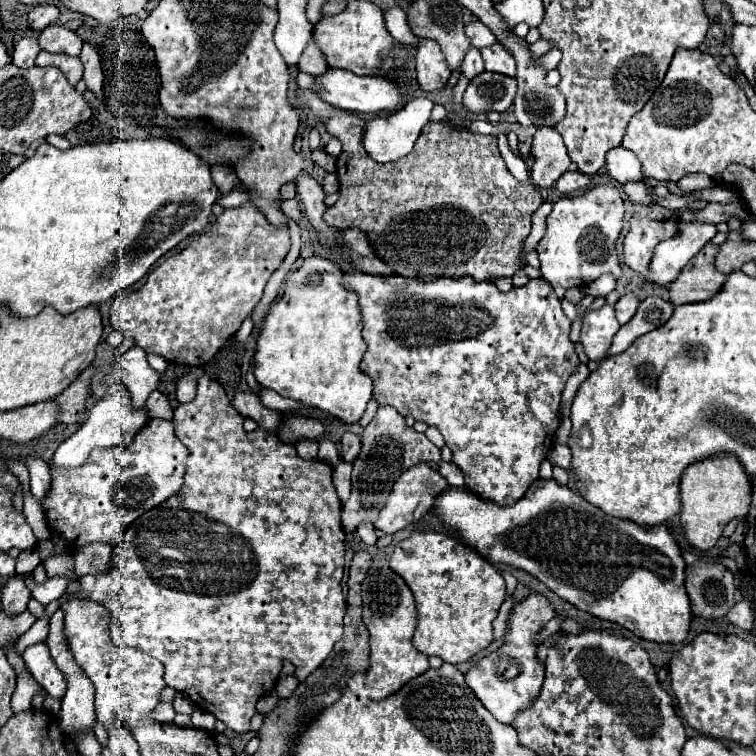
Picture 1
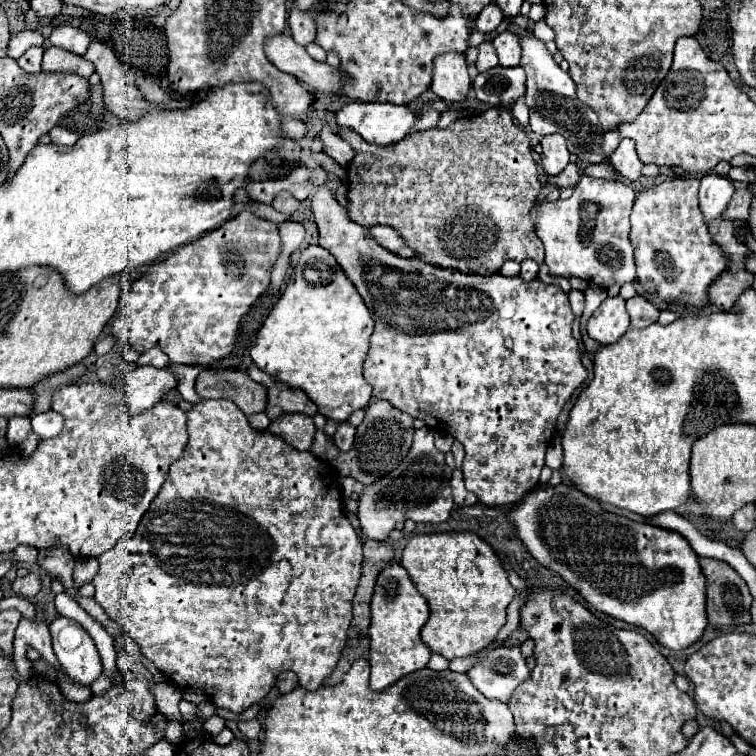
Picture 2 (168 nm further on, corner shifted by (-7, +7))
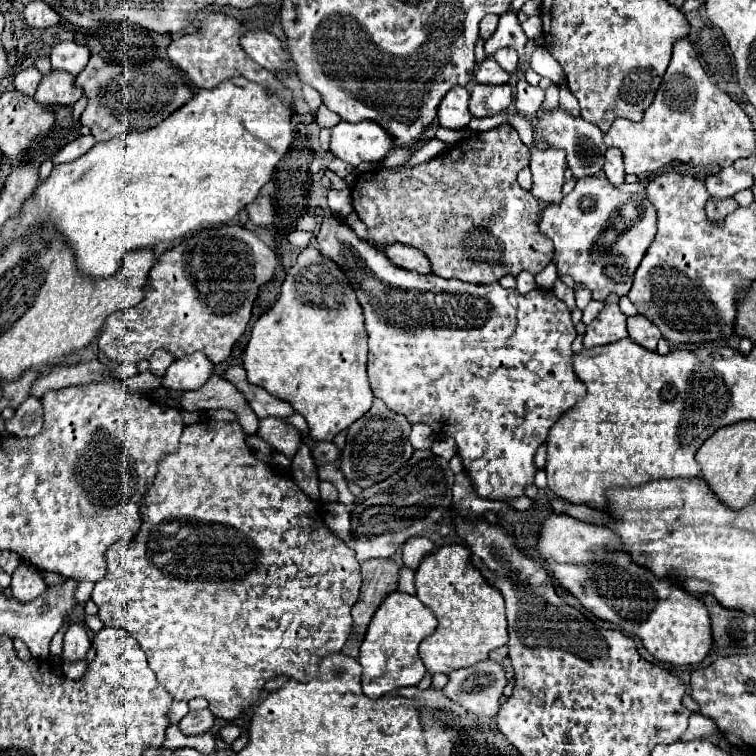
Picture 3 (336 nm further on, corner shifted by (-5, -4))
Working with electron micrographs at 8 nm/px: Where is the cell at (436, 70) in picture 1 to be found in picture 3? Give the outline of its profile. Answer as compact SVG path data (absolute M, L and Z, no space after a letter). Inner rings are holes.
M463 85L453 87L437 107L437 119L441 127L447 129L463 129L471 121L471 113L467 109L469 93Z

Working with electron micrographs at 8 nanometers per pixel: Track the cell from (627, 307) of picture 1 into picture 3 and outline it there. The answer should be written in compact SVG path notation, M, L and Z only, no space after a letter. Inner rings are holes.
M631 315L627 319L627 329L629 329L629 337L635 343L639 343L639 345L643 345L645 349L651 349L651 351L657 349L657 341L661 337L661 331L657 329L657 325L653 321L649 321L643 315Z

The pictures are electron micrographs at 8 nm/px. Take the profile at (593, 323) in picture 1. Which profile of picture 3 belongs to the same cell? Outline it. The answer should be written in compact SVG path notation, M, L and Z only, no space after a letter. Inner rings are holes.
M605 305L603 311L595 317L595 321L587 327L583 345L591 349L597 345L609 345L613 341L625 339L627 337L625 321L627 315L619 309L619 305Z

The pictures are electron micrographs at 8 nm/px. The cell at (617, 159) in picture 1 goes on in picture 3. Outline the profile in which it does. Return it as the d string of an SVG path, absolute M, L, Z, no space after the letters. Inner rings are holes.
M609 147L605 153L605 167L603 167L607 179L619 187L625 183L625 165L623 165L623 155L615 147Z

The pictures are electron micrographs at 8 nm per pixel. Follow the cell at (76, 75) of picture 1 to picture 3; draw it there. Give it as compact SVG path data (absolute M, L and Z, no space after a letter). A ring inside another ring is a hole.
M53 69L51 73L43 75L43 81L39 83L39 89L35 97L43 105L73 105L83 95L83 89L75 85L75 75L69 75L67 71Z

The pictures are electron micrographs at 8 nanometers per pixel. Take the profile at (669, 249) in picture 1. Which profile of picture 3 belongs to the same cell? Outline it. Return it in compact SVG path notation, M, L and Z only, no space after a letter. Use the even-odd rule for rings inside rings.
M733 167L721 169L717 175L709 175L705 179L705 187L709 193L709 199L723 201L733 197L741 189L749 189L753 185L753 177L735 171Z

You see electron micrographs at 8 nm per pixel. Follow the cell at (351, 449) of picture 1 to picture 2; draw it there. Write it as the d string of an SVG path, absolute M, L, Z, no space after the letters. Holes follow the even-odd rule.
M341 422L333 436L333 442L341 452L347 452L353 446L353 438L355 438L355 428L349 422Z

